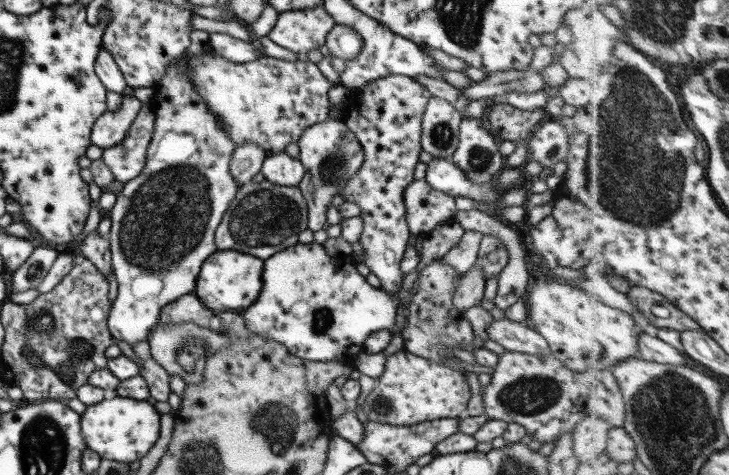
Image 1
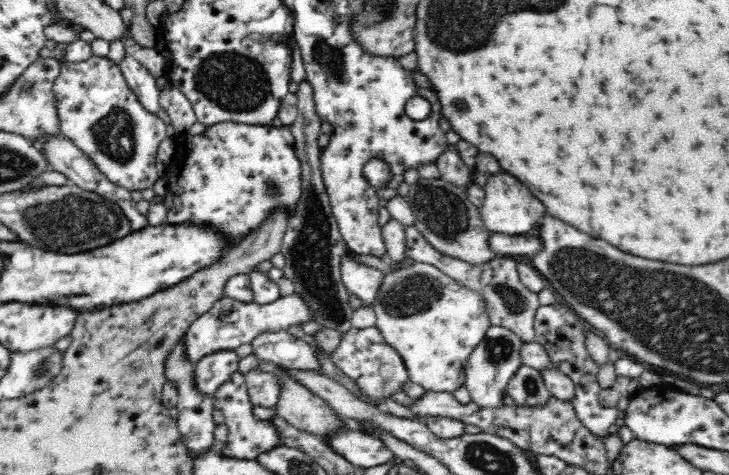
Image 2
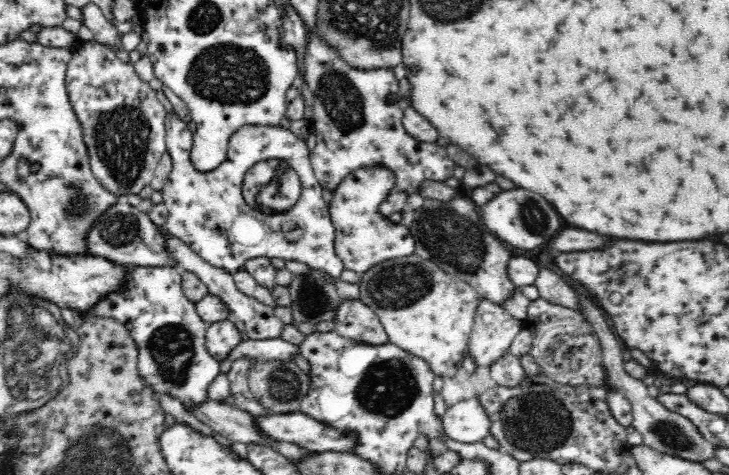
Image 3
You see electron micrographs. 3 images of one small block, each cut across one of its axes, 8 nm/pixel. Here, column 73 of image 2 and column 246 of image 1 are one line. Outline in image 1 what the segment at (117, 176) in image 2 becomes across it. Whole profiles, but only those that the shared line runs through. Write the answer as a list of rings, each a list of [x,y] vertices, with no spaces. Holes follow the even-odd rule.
[[[208,46],[199,54],[200,57],[189,59],[186,65],[189,66],[189,76],[197,86],[202,99],[218,114],[220,125],[230,133],[237,146],[258,144],[268,156],[283,153],[283,148],[288,144],[297,144],[306,127],[328,120],[329,100],[332,95],[336,93],[346,97],[353,89],[346,89],[340,81],[333,84],[320,72],[318,66],[310,61],[288,62],[264,55],[253,62],[236,64],[225,60]]]

